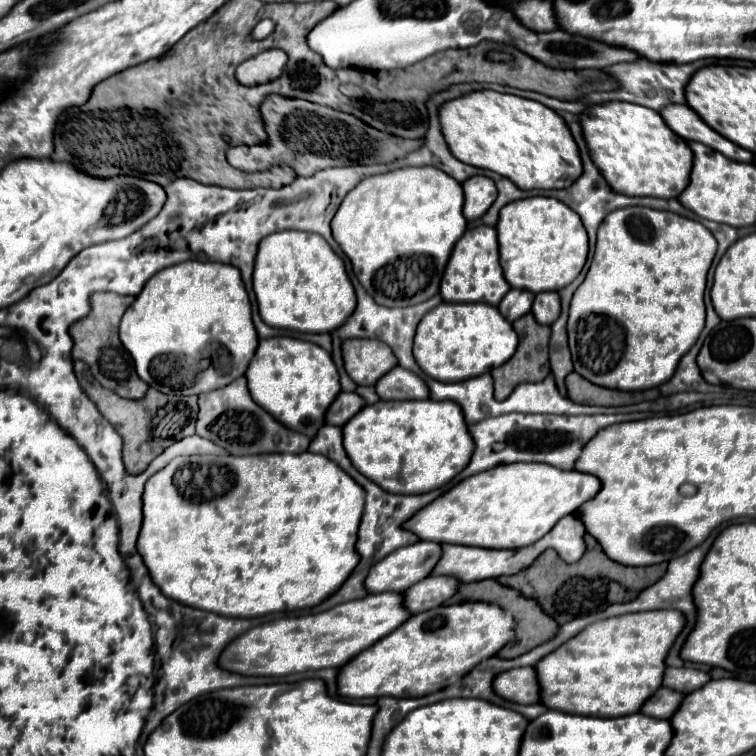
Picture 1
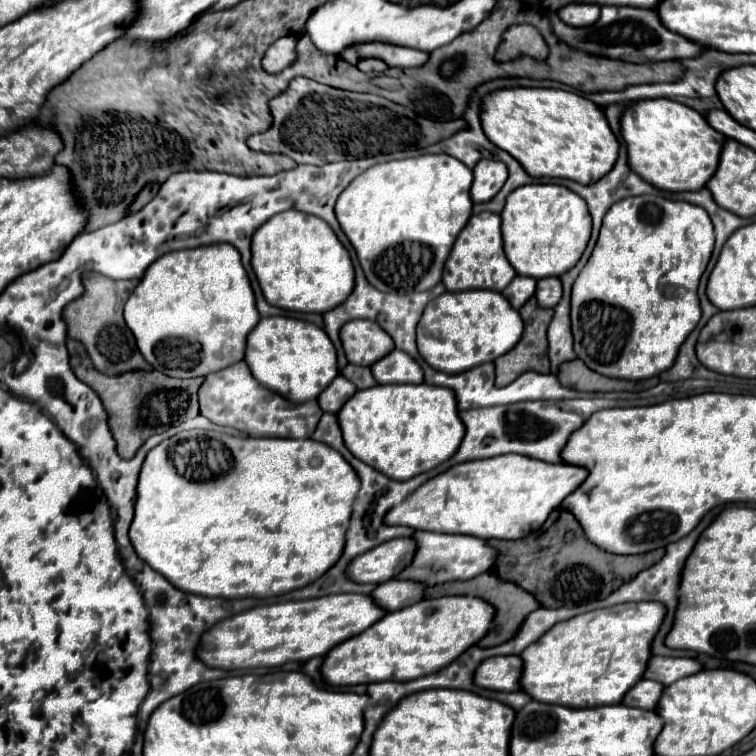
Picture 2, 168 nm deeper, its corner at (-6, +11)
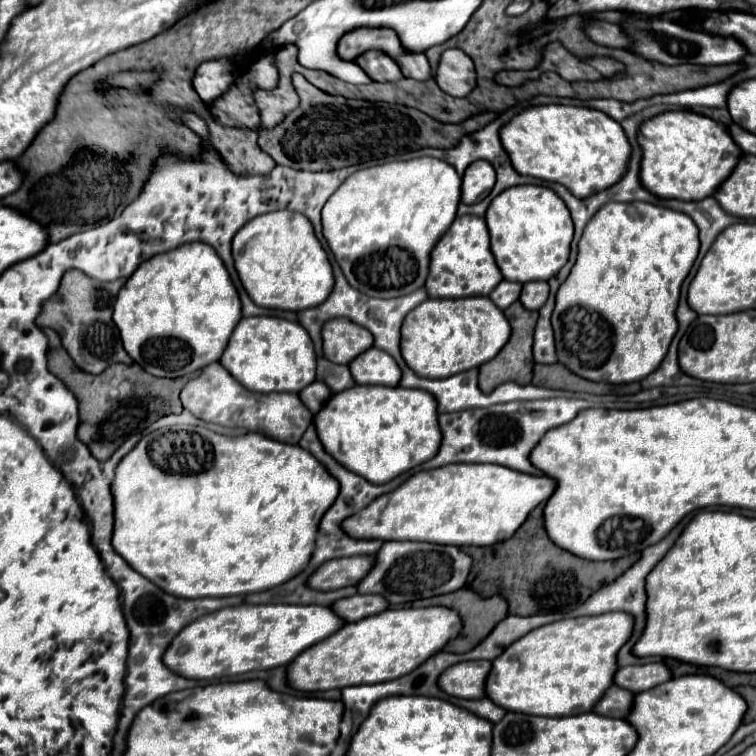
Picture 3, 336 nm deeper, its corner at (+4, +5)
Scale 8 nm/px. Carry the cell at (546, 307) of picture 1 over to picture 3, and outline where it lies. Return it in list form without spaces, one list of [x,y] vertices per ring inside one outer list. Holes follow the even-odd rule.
[[[532,281],[532,283],[524,283],[522,287],[522,295],[520,295],[520,303],[530,309],[530,311],[538,311],[548,299],[548,283],[546,281]]]

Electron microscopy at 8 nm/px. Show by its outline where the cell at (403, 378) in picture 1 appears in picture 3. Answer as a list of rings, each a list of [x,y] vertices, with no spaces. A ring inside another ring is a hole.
[[[378,347],[368,349],[366,353],[358,355],[350,363],[352,377],[358,385],[398,385],[400,383],[400,367],[396,361]]]

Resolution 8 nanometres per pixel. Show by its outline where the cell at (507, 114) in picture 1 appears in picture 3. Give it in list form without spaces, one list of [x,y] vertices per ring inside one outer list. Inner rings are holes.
[[[530,105],[524,107],[518,115],[514,115],[500,129],[502,147],[508,153],[512,167],[520,175],[530,175],[544,181],[554,181],[568,187],[576,197],[588,197],[596,191],[602,191],[614,185],[622,173],[626,171],[626,163],[630,157],[630,145],[618,121],[610,119],[602,111],[576,107],[576,105]]]

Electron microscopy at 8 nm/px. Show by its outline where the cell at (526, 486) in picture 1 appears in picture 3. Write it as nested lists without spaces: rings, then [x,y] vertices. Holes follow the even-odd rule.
[[[444,465],[420,471],[392,493],[374,499],[368,509],[348,517],[344,531],[356,539],[428,541],[440,545],[492,545],[510,539],[526,517],[552,497],[556,481],[500,465]]]

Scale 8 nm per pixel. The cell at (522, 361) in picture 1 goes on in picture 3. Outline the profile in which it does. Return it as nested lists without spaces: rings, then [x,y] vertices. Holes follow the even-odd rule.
[[[516,301],[504,311],[504,315],[508,317],[508,321],[512,325],[512,337],[504,345],[502,353],[496,355],[496,359],[492,359],[480,367],[480,389],[484,393],[490,393],[492,389],[496,389],[500,383],[506,383],[506,381],[516,381],[520,385],[528,385],[532,381],[532,369],[534,369],[532,335],[534,335],[534,327],[538,321],[538,311],[528,311],[522,307],[520,301]]]

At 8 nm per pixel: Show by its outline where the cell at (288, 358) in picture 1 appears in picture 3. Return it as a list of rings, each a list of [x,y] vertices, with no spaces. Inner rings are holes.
[[[244,317],[220,363],[240,385],[256,393],[298,393],[316,379],[316,353],[308,331],[300,323],[280,317]]]

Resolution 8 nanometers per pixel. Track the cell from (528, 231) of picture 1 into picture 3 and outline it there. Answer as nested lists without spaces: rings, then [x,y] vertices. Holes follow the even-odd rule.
[[[516,185],[502,191],[486,211],[492,253],[504,279],[530,283],[536,279],[548,281],[568,261],[570,243],[574,237],[572,217],[564,201],[542,185]]]

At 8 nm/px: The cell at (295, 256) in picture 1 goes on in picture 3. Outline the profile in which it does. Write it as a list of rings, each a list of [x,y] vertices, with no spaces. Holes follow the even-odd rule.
[[[274,211],[266,215],[258,215],[248,221],[232,241],[232,255],[238,277],[248,291],[250,299],[266,309],[282,309],[282,311],[304,311],[308,307],[316,307],[316,303],[324,303],[332,293],[332,267],[326,251],[314,235],[312,223],[294,211]]]

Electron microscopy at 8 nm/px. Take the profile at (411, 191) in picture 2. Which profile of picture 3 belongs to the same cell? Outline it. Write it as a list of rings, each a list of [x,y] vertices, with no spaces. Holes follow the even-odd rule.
[[[434,157],[394,161],[352,173],[322,211],[324,237],[348,283],[380,299],[410,295],[424,287],[430,253],[456,217],[461,183],[450,163]]]

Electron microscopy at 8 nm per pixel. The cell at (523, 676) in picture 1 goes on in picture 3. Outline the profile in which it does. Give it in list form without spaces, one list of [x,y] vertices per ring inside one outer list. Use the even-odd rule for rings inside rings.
[[[464,661],[448,667],[438,679],[444,693],[460,699],[480,699],[486,697],[486,679],[492,671],[492,663],[484,661]]]

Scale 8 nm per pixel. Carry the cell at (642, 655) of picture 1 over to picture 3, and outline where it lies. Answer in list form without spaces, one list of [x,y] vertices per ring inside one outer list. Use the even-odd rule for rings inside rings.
[[[602,613],[596,617],[574,617],[554,621],[550,625],[538,627],[536,631],[524,635],[512,647],[508,647],[500,657],[492,661],[492,673],[486,681],[486,697],[506,711],[522,711],[528,715],[544,717],[564,717],[576,713],[588,713],[596,707],[608,687],[614,685],[614,675],[618,671],[618,651],[632,637],[634,617],[628,613]]]

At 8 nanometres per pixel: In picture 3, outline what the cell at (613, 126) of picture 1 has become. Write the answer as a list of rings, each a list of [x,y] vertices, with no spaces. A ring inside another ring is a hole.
[[[664,111],[650,117],[638,129],[638,145],[642,149],[642,185],[662,199],[682,201],[710,197],[732,173],[742,155],[738,145],[730,139],[726,125],[692,111]]]

